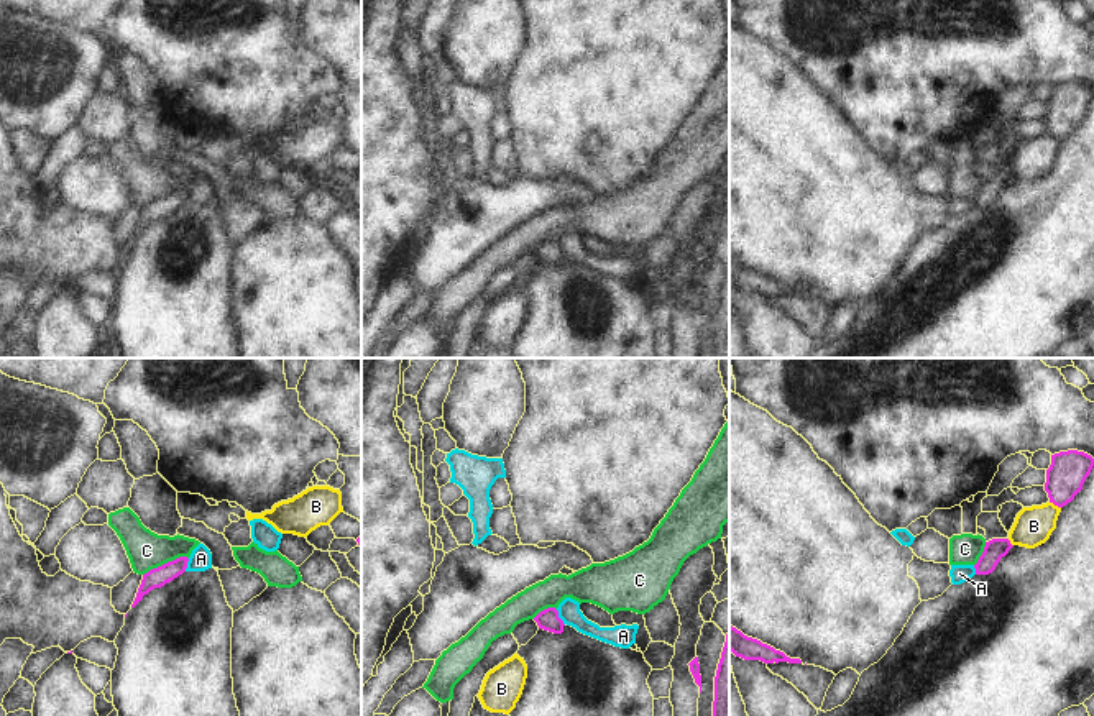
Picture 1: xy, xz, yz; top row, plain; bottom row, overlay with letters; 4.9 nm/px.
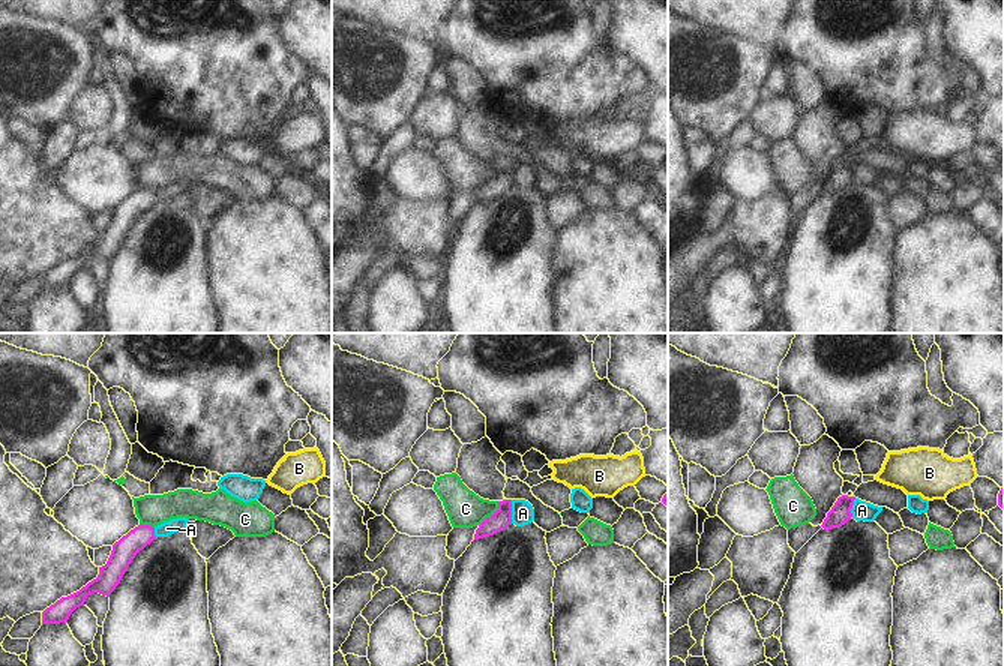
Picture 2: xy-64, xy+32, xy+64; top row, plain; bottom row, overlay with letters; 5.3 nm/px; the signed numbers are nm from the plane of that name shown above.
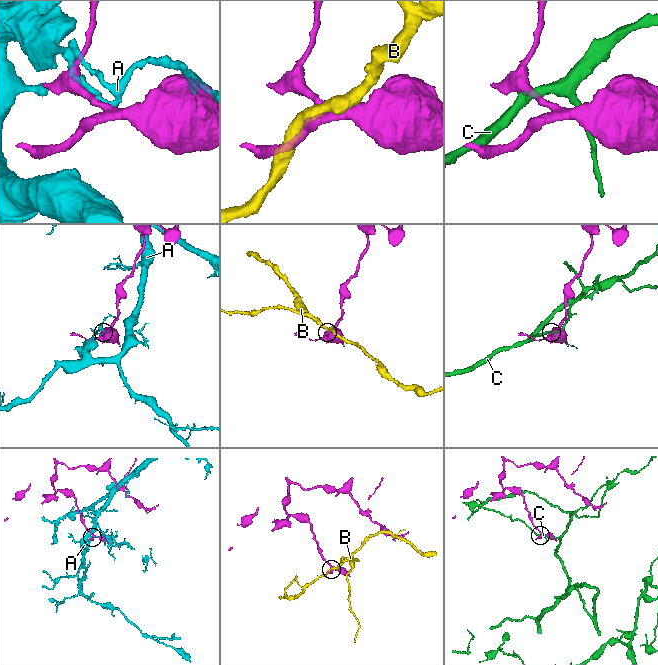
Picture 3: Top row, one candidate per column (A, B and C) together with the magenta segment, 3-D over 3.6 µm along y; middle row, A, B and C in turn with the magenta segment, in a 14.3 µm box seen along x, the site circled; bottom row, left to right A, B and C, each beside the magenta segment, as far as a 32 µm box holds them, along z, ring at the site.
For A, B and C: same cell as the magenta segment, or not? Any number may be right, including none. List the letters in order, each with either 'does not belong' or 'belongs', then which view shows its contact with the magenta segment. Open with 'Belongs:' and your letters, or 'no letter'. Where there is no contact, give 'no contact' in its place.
Belongs: no letter
A: does not belong; contact in xz
B: does not belong; contact in yz
C: does not belong; contact in xy

